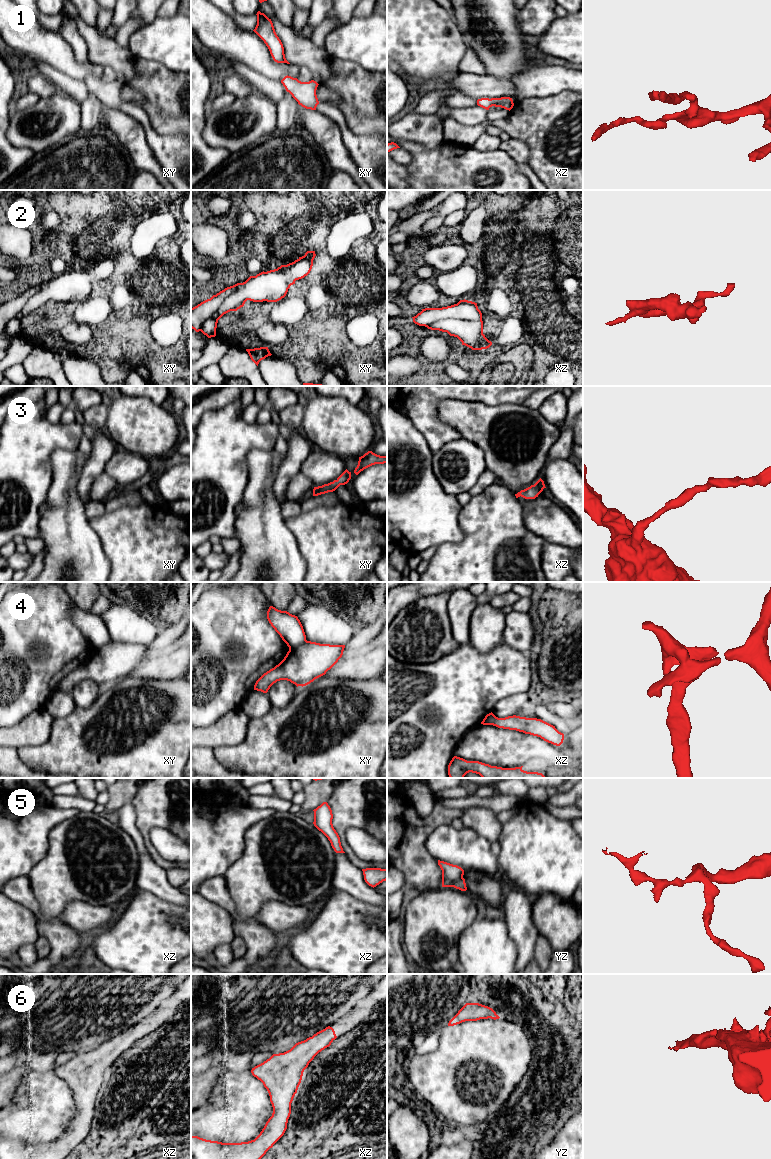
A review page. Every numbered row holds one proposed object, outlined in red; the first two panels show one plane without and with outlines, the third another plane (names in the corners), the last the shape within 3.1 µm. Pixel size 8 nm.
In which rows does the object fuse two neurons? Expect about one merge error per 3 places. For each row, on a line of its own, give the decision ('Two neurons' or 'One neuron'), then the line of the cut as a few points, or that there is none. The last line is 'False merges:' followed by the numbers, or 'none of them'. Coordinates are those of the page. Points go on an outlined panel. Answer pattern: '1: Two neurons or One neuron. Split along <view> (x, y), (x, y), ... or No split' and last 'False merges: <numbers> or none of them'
1: One neuron. No split
2: One neuron. No split
3: One neuron. No split
4: One neuron. No split
5: One neuron. No split
6: One neuron. No split
False merges: none of them

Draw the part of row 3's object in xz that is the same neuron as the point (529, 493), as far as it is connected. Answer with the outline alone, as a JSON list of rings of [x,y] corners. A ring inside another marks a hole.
[[[540,478],[534,485],[521,490],[517,494],[515,494],[516,498],[523,497],[525,499],[535,499],[538,495],[546,488],[544,481]]]

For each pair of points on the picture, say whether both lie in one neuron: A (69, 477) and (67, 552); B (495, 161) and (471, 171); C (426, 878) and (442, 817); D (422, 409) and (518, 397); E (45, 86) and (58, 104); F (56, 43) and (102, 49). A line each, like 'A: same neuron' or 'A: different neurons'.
A: same neuron
B: same neuron
C: same neuron
D: same neuron
E: different neurons
F: different neurons

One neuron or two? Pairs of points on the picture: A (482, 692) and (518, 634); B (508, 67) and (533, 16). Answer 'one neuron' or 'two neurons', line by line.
A: two neurons
B: two neurons

